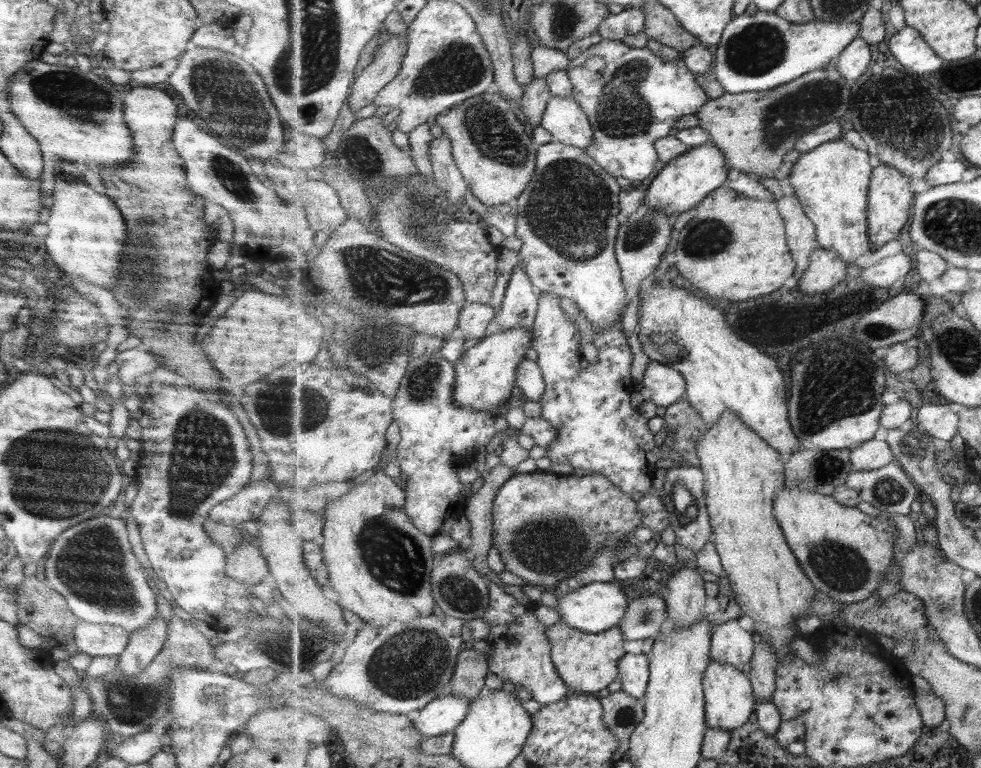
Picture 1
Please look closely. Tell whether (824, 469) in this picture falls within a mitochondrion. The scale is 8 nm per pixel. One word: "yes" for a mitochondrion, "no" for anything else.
yes

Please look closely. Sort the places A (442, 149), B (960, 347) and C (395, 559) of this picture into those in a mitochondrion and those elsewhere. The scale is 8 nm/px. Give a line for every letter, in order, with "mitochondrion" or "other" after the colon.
A: other
B: mitochondrion
C: mitochondrion

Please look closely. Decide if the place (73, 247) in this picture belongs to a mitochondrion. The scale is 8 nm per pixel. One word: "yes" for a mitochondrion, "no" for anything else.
no

